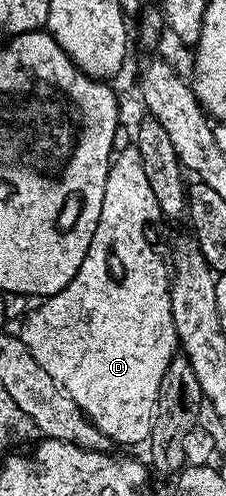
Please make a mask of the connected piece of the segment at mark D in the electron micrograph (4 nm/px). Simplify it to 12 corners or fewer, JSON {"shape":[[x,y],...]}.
{"shape":[[116,151],[75,280],[19,337],[114,443],[178,353],[162,217]]}

